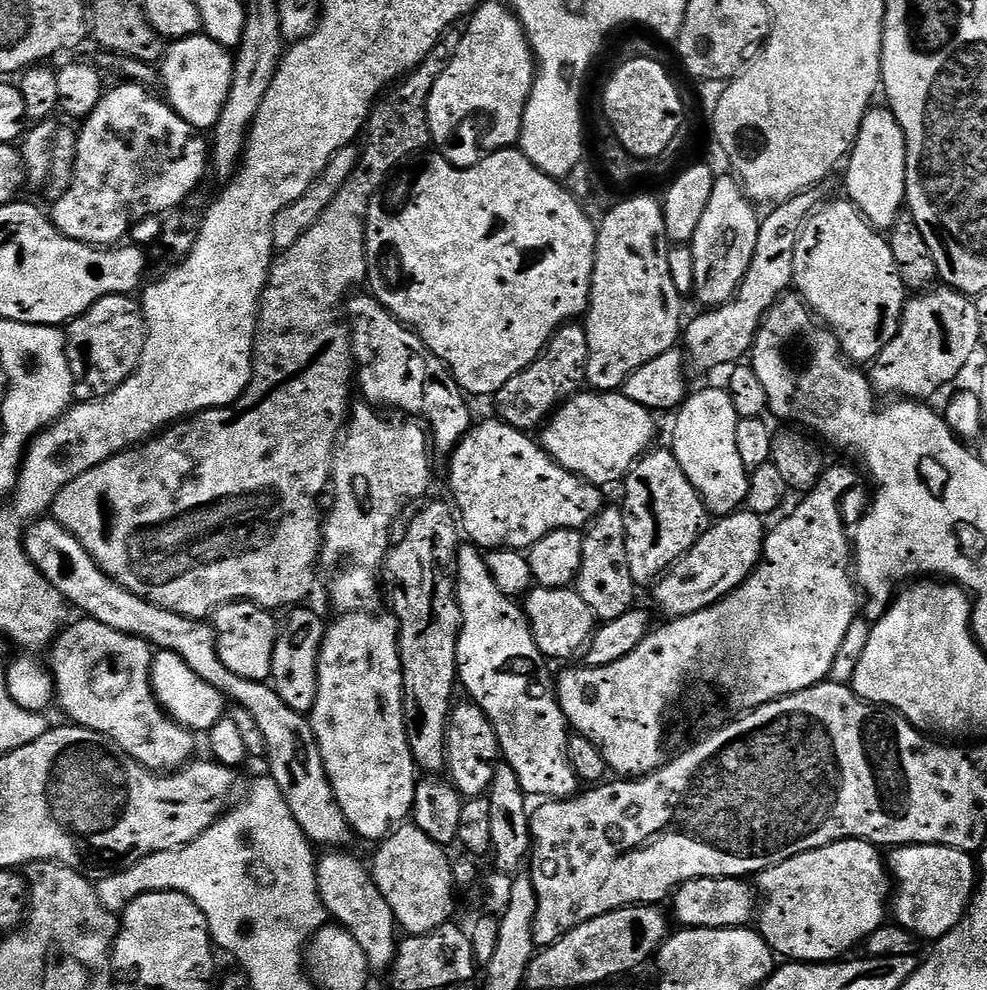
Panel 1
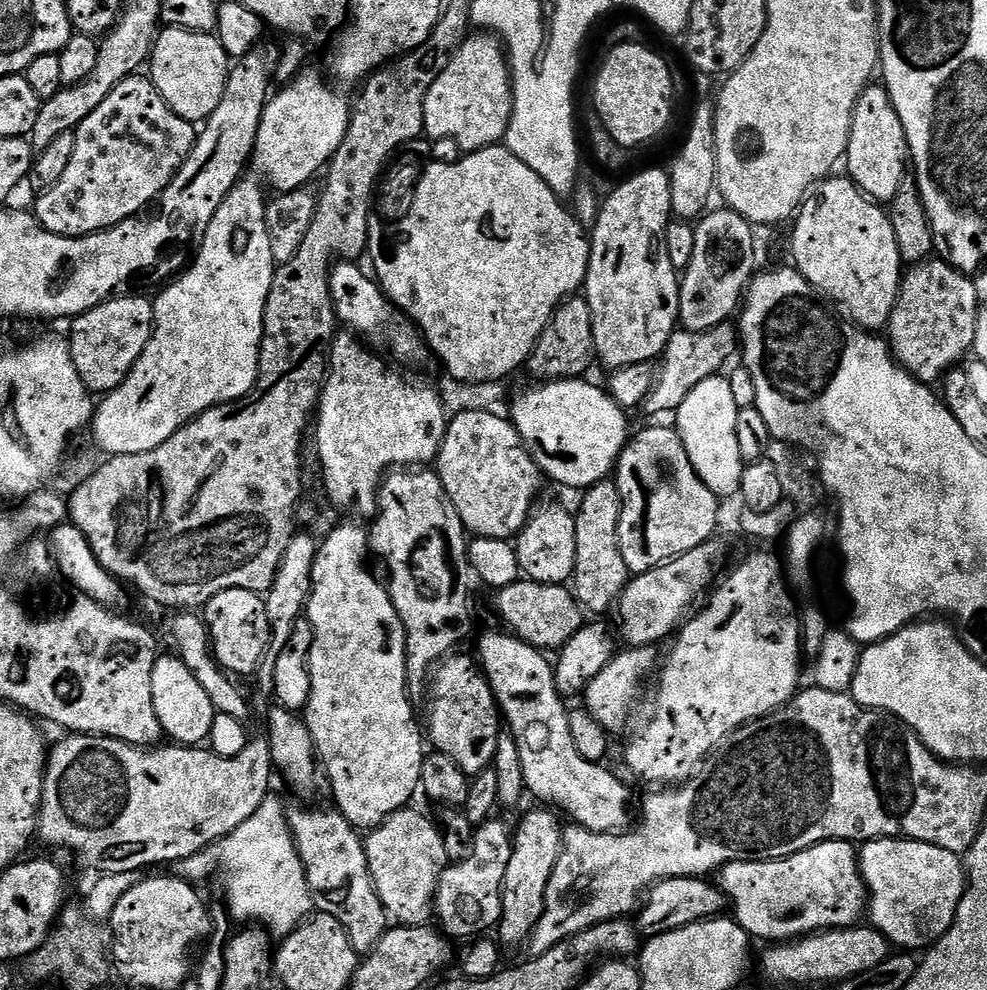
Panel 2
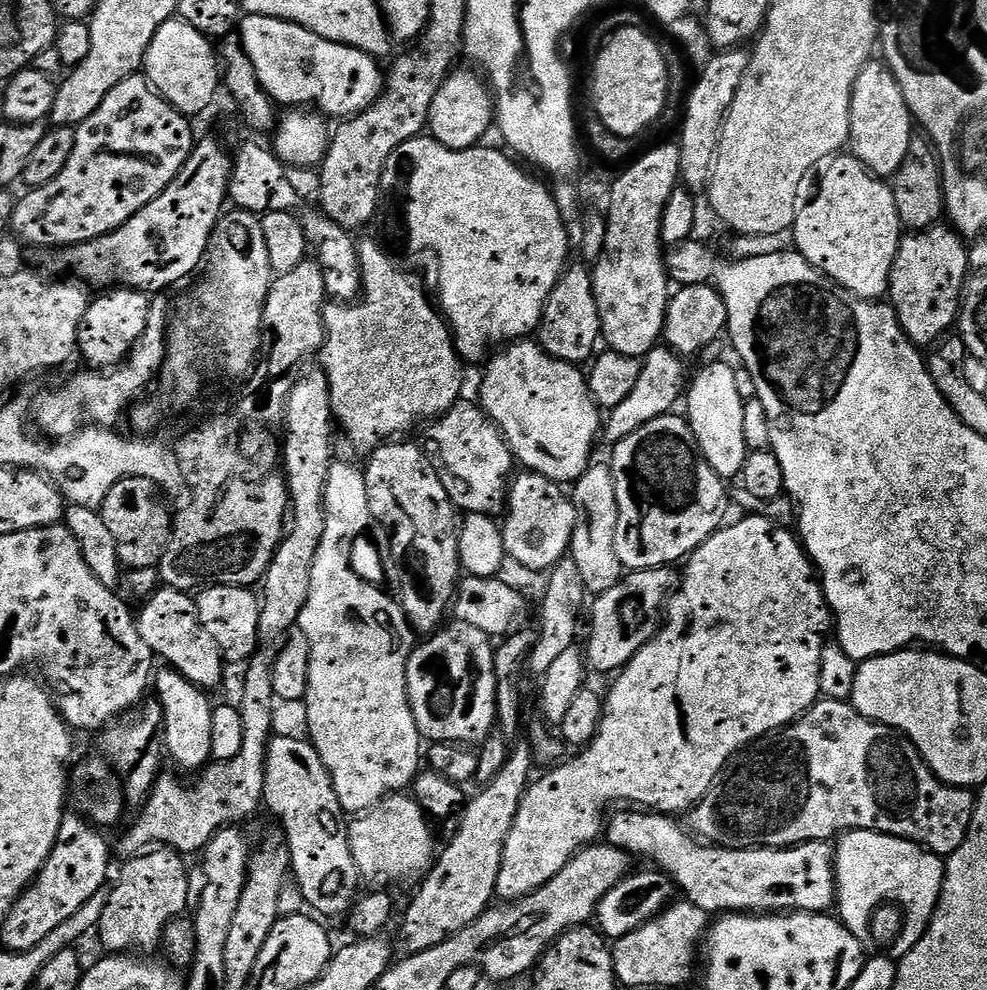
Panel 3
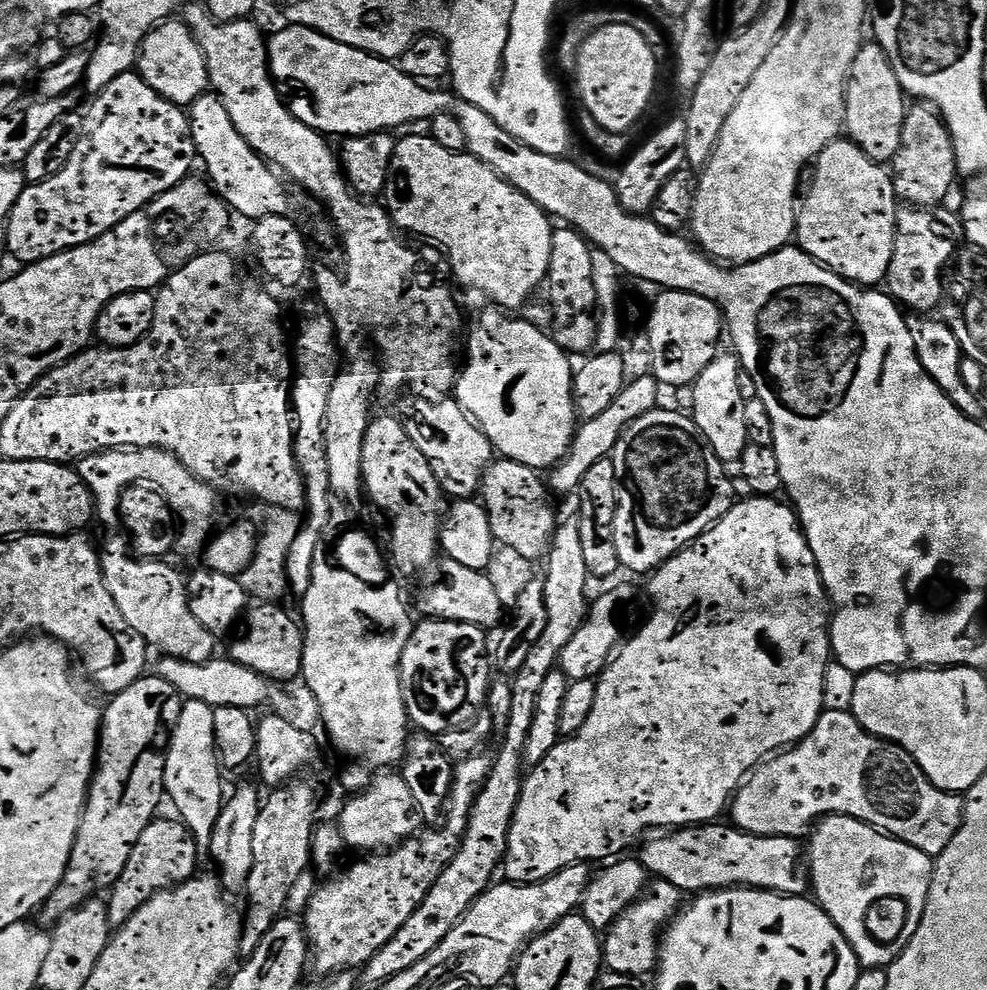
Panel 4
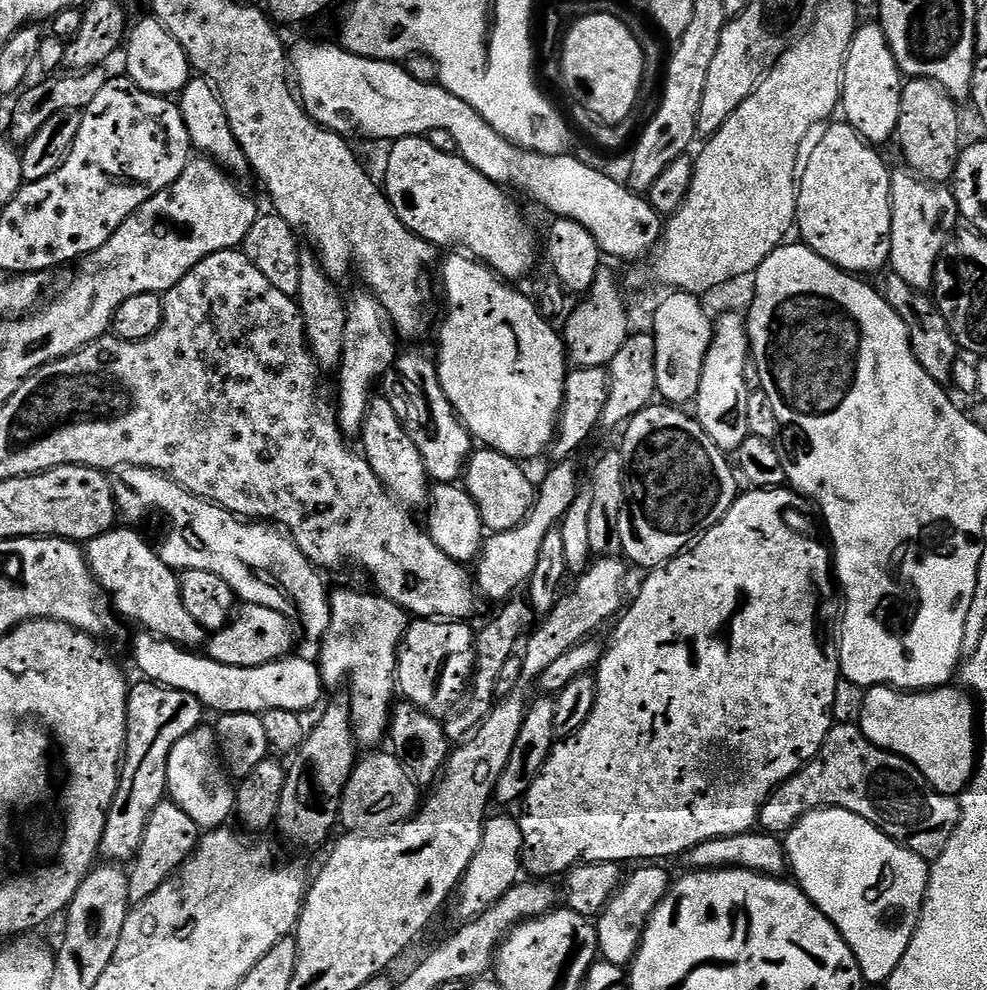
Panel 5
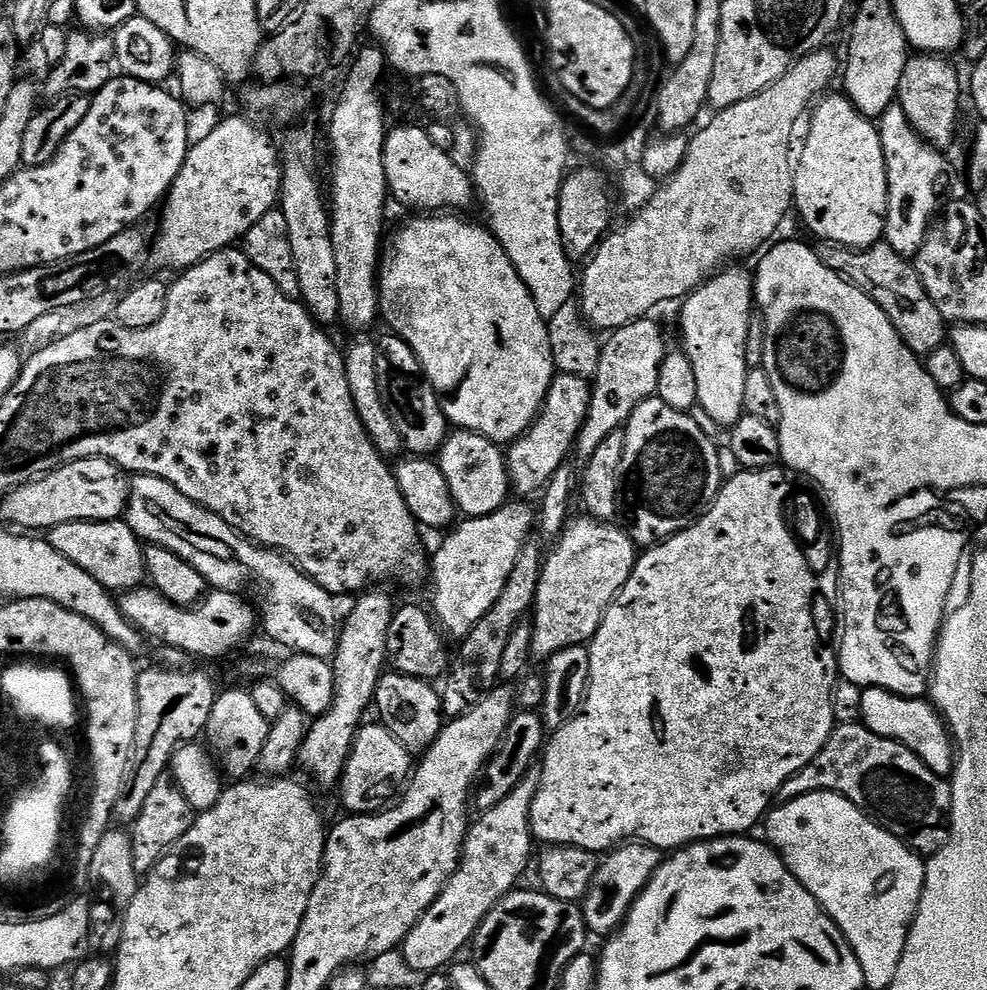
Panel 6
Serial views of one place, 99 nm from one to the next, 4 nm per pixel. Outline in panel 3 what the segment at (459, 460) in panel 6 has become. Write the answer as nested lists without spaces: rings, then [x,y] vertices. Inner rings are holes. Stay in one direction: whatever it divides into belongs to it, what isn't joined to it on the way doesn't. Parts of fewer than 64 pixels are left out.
[[[521,471],[511,481],[506,515],[502,520],[506,556],[531,570],[549,573],[569,555],[576,529],[576,506],[561,485],[537,472]]]

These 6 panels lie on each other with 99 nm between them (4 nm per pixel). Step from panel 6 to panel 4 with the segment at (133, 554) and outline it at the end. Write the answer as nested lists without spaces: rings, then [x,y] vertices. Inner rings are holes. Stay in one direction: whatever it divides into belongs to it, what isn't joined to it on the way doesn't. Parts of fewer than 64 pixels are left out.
[[[112,540],[100,552],[100,569],[110,590],[110,598],[122,610],[129,626],[149,646],[164,656],[173,656],[182,662],[205,664],[216,655],[217,633],[206,630],[190,610],[188,585],[185,577],[179,576],[168,562],[134,558],[129,541]]]

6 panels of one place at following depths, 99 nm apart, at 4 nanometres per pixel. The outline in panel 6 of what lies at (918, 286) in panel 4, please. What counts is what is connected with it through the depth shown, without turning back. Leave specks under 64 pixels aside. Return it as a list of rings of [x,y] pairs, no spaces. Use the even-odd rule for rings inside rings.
[[[893,106],[879,117],[878,127],[882,154],[886,162],[888,179],[888,209],[884,223],[884,240],[899,256],[915,258],[928,240],[928,233],[934,227],[932,215],[936,212],[936,203],[952,188],[956,172],[947,160],[947,155],[931,148],[910,126],[906,110]]]

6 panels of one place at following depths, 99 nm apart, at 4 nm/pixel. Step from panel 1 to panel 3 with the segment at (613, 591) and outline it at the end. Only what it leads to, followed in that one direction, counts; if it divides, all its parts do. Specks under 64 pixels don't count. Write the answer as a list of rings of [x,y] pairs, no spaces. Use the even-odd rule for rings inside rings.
[[[593,463],[575,481],[574,503],[576,506],[576,529],[572,535],[570,558],[582,573],[585,593],[601,596],[618,586],[626,575],[624,563],[618,558],[616,535],[618,534],[618,490],[614,474],[607,463]]]

